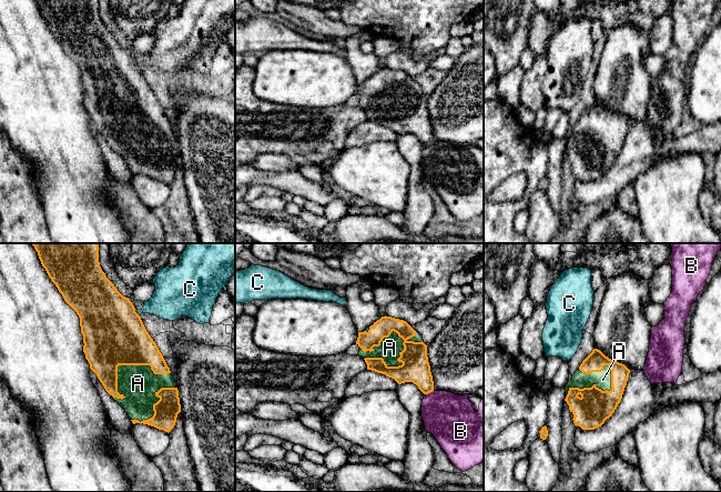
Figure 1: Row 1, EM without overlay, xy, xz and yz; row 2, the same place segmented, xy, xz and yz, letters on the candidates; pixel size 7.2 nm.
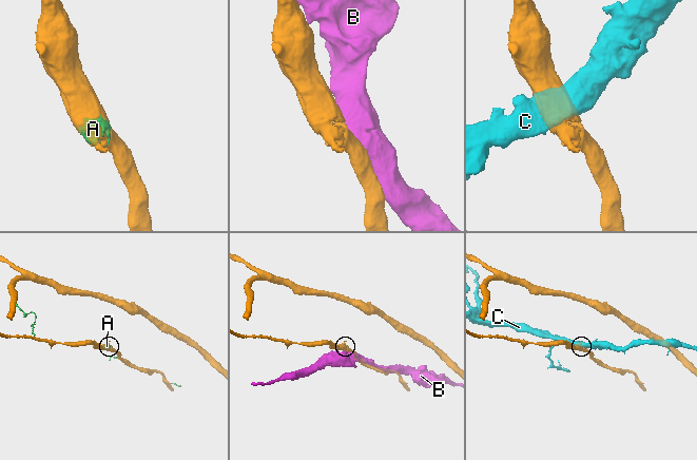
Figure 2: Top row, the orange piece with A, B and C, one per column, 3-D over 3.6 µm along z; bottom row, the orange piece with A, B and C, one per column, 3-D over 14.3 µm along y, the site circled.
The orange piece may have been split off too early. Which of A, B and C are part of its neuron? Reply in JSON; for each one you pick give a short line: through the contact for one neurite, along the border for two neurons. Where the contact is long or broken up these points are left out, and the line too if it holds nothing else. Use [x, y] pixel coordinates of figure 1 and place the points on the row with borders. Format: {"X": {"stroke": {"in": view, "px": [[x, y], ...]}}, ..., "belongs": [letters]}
{"belongs": ["A"]}

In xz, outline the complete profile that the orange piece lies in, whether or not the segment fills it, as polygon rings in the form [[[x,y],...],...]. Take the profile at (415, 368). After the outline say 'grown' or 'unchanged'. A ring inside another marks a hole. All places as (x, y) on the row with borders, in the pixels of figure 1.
[[[382,317],[364,332],[358,332],[356,344],[359,347],[358,355],[365,360],[367,370],[385,374],[398,384],[413,382],[424,394],[434,391],[427,345],[423,342],[422,335],[406,321]]]; grown

